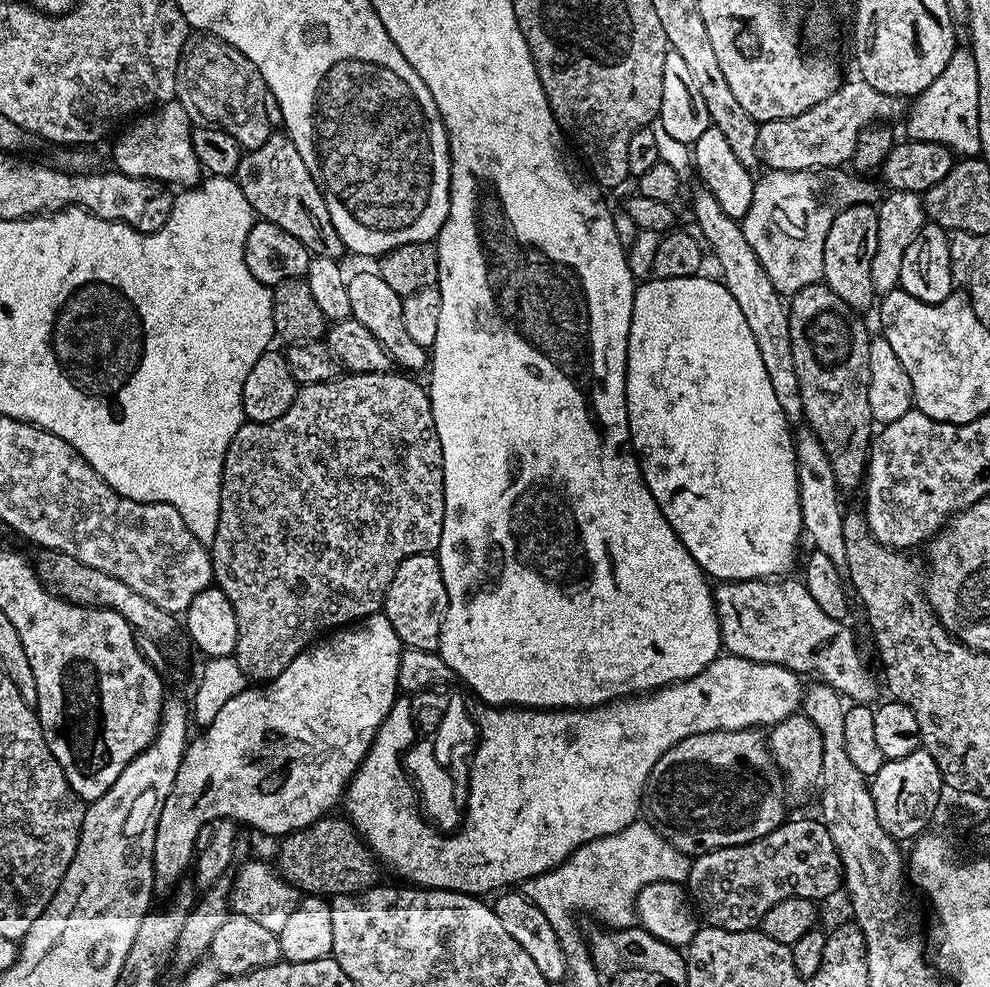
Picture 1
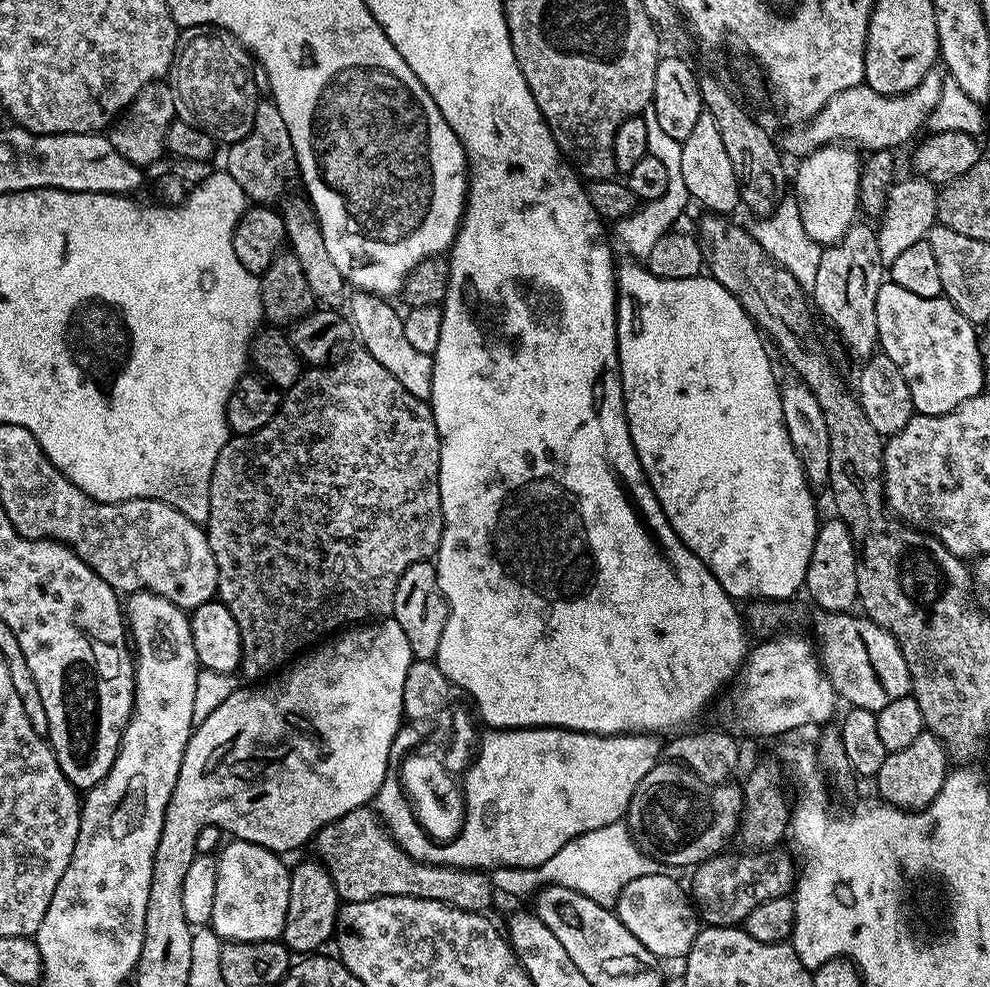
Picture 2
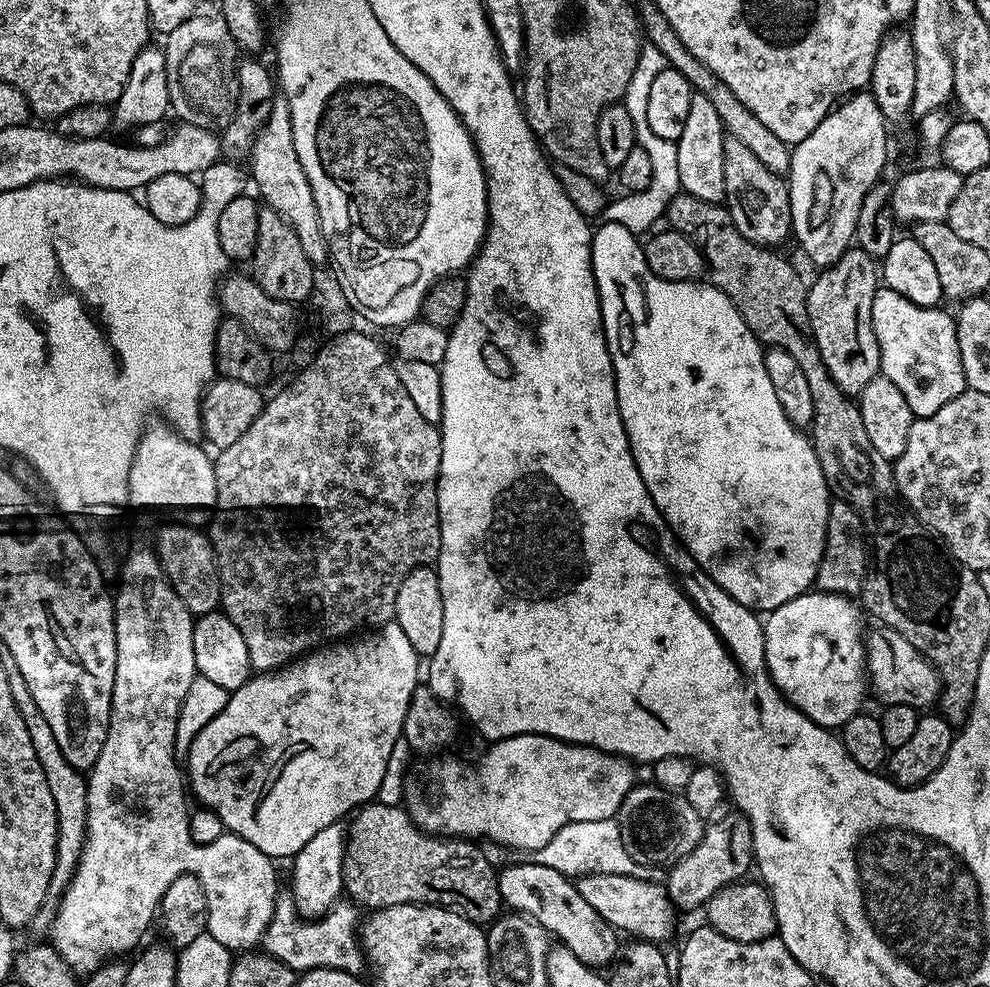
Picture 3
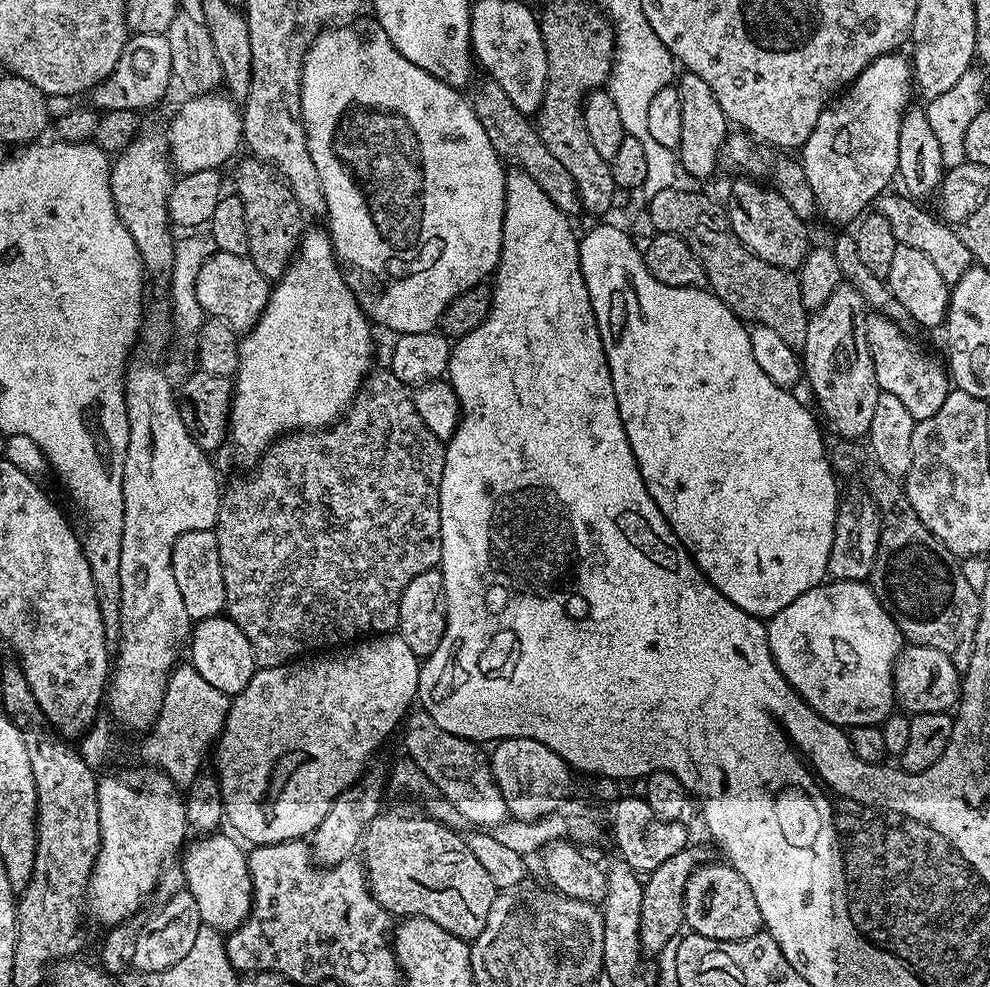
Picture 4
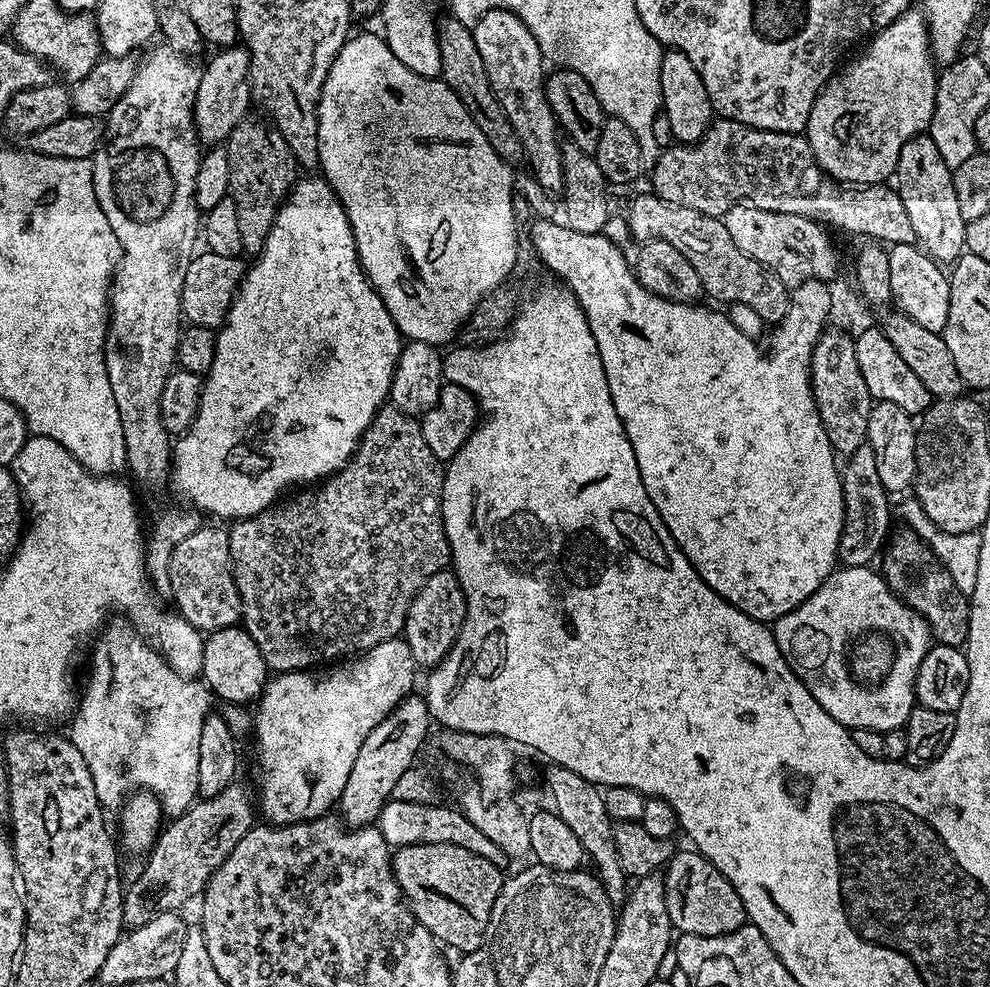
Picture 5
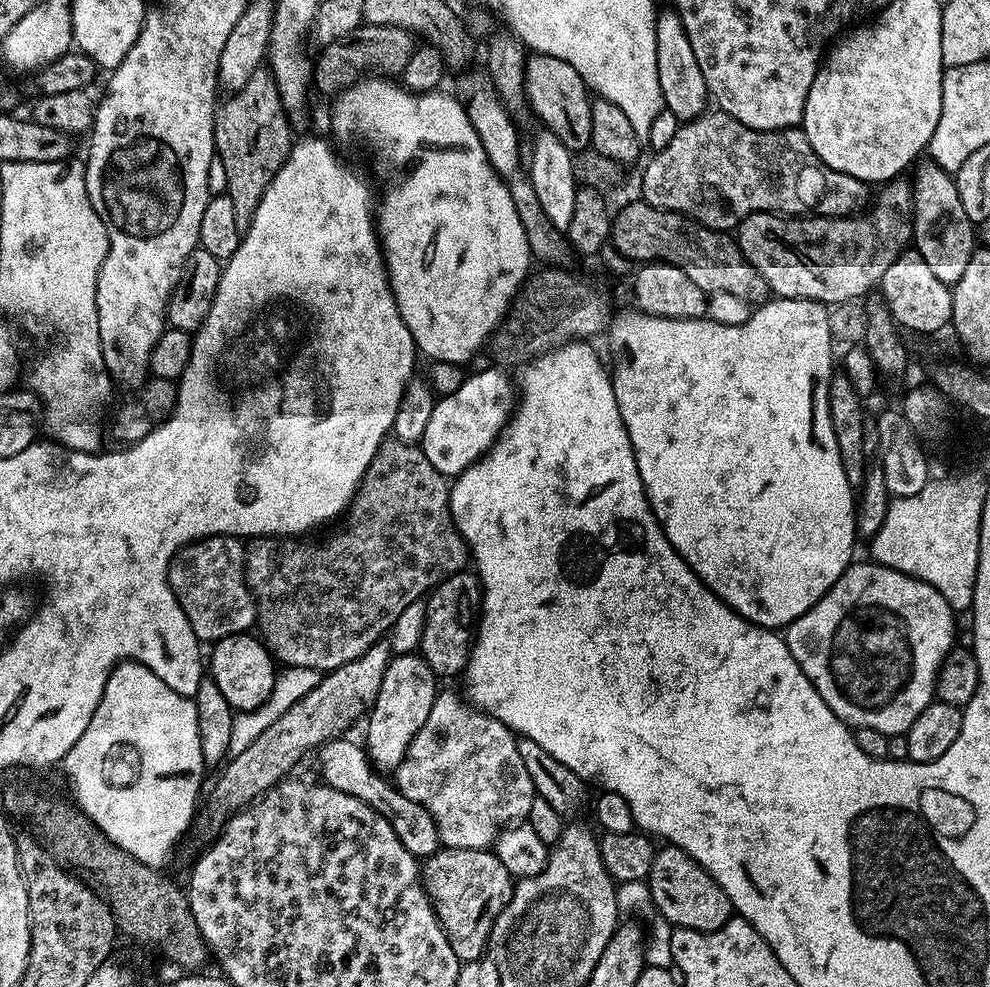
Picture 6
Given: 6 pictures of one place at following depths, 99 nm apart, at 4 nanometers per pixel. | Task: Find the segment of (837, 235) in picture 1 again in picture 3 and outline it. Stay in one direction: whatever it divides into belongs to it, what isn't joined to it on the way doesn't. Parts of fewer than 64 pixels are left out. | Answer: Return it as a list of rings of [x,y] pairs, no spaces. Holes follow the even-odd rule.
[[[855,246],[827,265],[808,288],[808,313],[812,337],[826,362],[828,373],[843,392],[858,394],[880,372],[880,351],[872,325],[878,264],[873,256]]]

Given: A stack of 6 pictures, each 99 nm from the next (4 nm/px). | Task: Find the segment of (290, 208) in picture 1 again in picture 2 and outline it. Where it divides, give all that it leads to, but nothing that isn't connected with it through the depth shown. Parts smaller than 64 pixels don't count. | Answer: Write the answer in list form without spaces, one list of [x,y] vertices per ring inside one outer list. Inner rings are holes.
[[[264,98],[257,103],[254,126],[246,138],[237,144],[231,145],[228,151],[228,164],[226,171],[238,186],[242,186],[245,196],[249,201],[264,206],[269,202],[276,202],[280,191],[284,188],[284,179],[288,171],[293,171],[296,151],[292,149],[290,130],[286,130],[286,122],[282,122],[282,114],[278,114],[278,106],[271,99]]]

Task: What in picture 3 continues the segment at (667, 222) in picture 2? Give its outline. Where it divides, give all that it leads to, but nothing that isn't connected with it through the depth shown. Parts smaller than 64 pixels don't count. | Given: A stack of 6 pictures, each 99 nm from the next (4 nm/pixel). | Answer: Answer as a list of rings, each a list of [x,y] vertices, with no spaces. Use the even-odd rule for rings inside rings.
[[[645,43],[641,47],[638,66],[630,78],[630,86],[624,91],[622,101],[626,110],[630,110],[630,118],[634,118],[637,145],[644,148],[646,154],[650,154],[650,162],[654,162],[654,178],[650,178],[650,186],[646,186],[644,192],[620,194],[620,197],[613,204],[611,201],[602,213],[604,220],[618,222],[618,226],[626,226],[626,230],[637,234],[651,233],[659,225],[656,223],[665,219],[673,198],[681,195],[682,192],[678,178],[678,150],[676,145],[666,138],[658,138],[658,134],[654,134],[654,130],[650,130],[650,121],[646,118],[646,102],[650,98],[650,85],[653,84],[654,78],[658,78],[658,74],[662,74],[665,66],[666,61],[660,51],[653,44]]]

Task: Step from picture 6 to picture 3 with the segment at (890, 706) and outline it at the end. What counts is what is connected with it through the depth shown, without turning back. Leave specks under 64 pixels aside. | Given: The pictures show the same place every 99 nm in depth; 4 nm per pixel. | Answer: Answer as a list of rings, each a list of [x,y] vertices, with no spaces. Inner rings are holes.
[[[809,590],[803,592],[798,598],[794,598],[790,602],[786,602],[782,606],[778,606],[772,612],[767,613],[766,619],[763,621],[764,626],[764,649],[766,650],[766,666],[768,673],[774,683],[776,689],[786,697],[786,699],[793,704],[802,714],[806,714],[806,718],[810,718],[816,724],[822,725],[829,730],[843,729],[844,723],[850,718],[854,718],[859,714],[864,705],[864,688],[866,692],[866,657],[864,654],[864,641],[866,639],[865,633],[860,633],[860,616],[862,612],[859,607],[856,608],[851,599],[846,596],[839,596],[838,594],[830,594],[829,592],[822,592],[819,590]]]

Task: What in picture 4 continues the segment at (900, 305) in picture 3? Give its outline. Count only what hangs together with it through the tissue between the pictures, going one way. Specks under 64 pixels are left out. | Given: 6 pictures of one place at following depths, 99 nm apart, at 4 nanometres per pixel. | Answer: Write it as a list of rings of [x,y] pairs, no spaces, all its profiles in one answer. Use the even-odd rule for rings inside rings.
[[[879,314],[869,315],[866,338],[874,362],[874,374],[881,392],[894,394],[902,406],[919,421],[930,418],[946,401],[950,391],[950,377],[945,365],[931,360],[910,337],[904,336],[905,329],[890,317]]]

